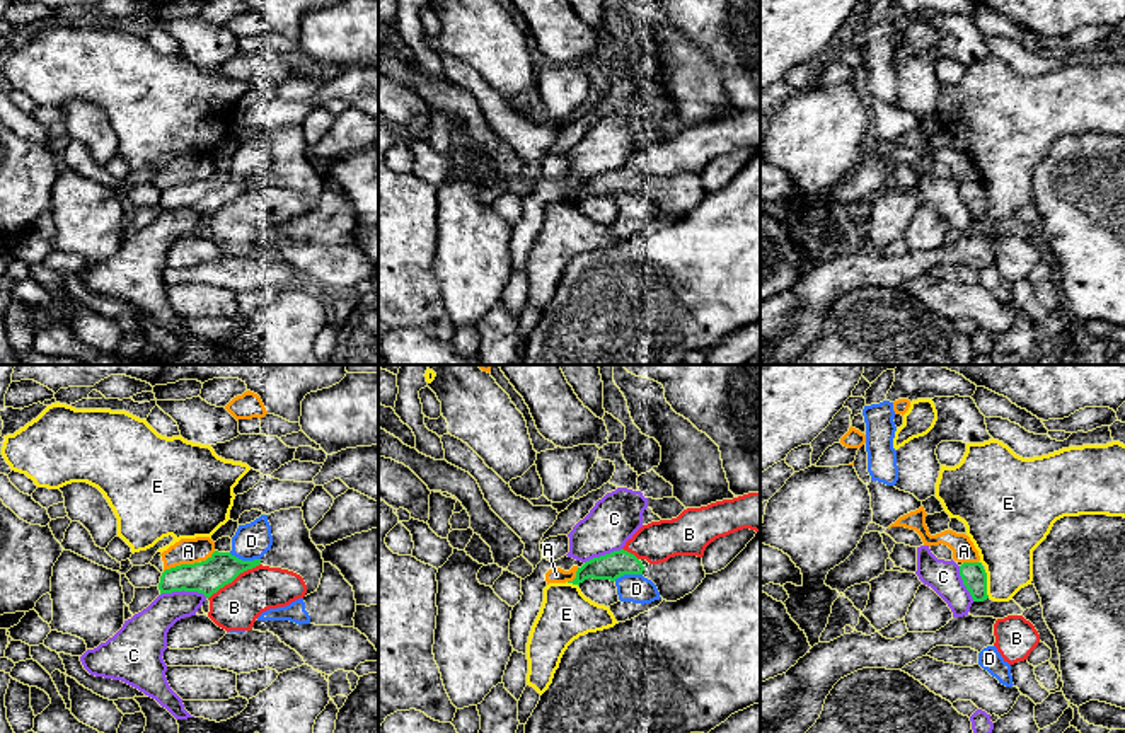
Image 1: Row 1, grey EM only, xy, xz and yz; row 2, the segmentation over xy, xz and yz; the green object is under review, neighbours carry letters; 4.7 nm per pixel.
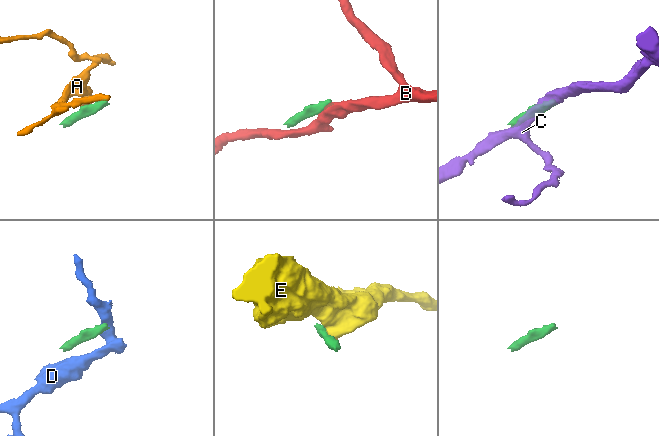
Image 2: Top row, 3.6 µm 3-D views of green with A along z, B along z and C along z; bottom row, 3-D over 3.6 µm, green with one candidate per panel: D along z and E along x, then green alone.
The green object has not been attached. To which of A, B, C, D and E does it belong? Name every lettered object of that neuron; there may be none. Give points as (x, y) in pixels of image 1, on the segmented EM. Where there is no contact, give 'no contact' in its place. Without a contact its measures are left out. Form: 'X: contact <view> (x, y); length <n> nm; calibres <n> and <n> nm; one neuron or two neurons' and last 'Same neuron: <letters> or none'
A: contact xy (181, 565); length 180 nm; calibres 160 and 130 nm; two neurons
B: contact xy (234, 578); length 300 nm; calibres 160 and 220 nm; two neurons
C: contact xy (184, 590); length 220 nm; calibres 160 and 180 nm; two neurons
D: contact xy (244, 561); length 160 nm; calibres 160 and 170 nm; two neurons
E: contact yz (986, 583); length 140 nm; calibres 120 and 300 nm; two neurons
Same neuron: none

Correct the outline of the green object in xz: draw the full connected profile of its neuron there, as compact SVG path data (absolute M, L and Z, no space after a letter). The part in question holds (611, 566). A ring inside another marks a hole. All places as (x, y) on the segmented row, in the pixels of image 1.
M620 549L586 561L568 583L580 586L588 578L615 581L624 574L643 574L651 580L666 602L677 602L692 593L706 578L702 557L675 556L665 563L649 564Z

